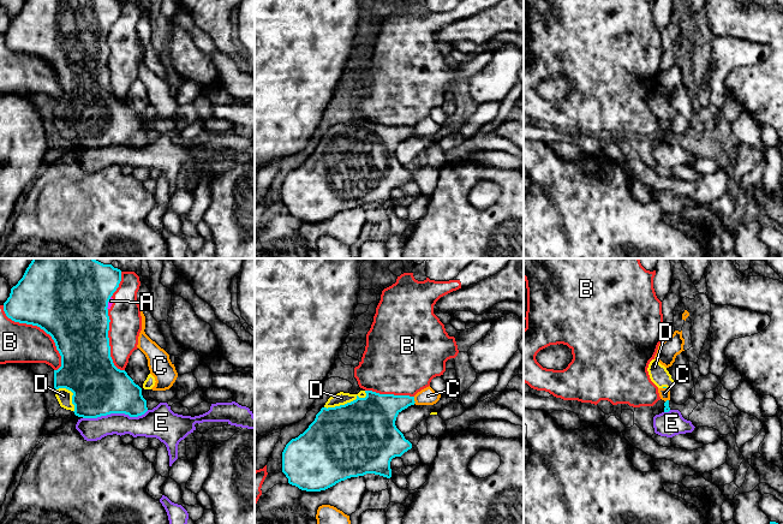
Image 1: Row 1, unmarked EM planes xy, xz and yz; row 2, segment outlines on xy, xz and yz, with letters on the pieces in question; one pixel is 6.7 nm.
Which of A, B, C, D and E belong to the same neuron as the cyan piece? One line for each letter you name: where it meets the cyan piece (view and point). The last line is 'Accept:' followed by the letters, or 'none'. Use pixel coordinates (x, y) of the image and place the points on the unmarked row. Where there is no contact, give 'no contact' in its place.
D: xz (347, 134)
Accept: D

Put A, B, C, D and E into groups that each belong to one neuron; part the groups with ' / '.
A B / C / D / E

